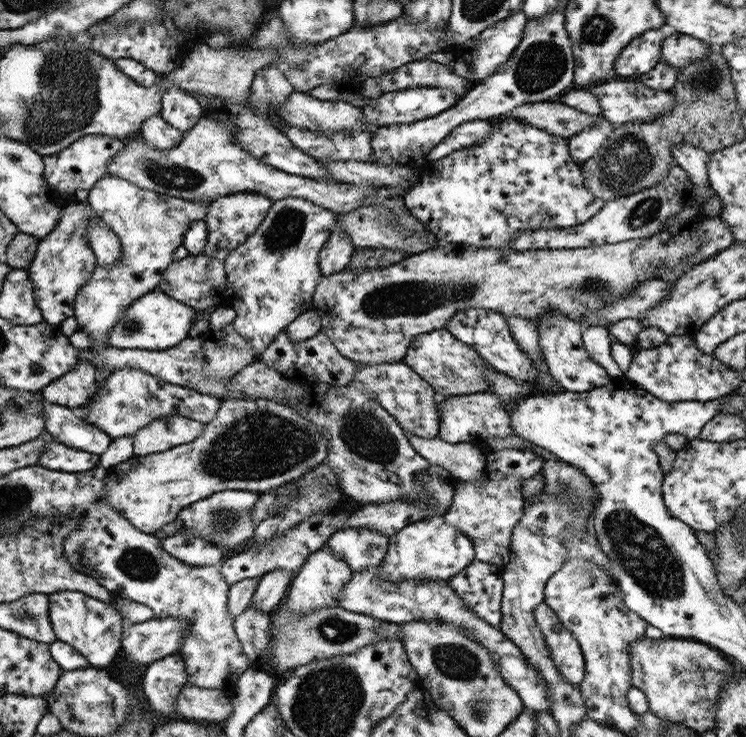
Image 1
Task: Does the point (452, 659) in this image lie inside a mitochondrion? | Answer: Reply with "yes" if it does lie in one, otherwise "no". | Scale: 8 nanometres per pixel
yes

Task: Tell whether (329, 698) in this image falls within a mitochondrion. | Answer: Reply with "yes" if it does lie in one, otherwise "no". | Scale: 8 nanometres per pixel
yes

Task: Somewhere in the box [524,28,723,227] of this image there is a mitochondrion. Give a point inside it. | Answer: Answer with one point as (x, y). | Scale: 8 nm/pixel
(629, 159)

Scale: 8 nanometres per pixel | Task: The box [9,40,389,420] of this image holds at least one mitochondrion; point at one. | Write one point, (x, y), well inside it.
(68, 109)

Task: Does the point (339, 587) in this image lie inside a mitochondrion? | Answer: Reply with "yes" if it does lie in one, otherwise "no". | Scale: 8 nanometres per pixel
no

